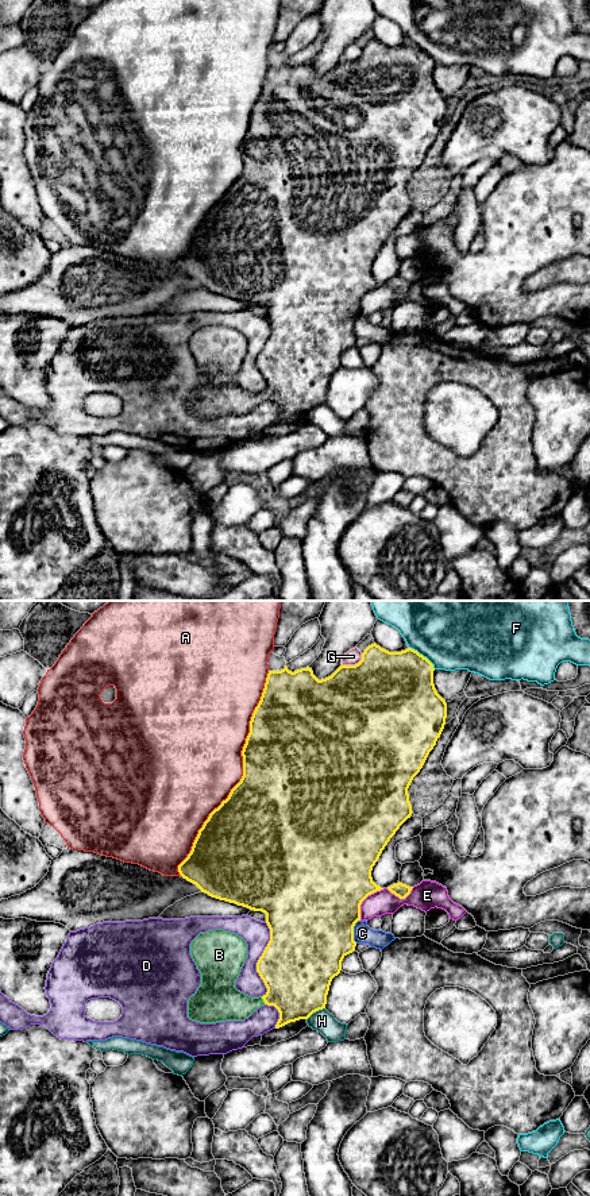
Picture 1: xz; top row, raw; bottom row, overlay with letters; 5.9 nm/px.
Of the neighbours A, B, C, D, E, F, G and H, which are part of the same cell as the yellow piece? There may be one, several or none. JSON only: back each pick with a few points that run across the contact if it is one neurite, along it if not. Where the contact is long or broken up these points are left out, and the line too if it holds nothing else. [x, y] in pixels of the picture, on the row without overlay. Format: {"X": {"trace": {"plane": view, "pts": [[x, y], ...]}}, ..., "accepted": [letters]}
{"B": {"trace": {"plane": "xz", "pts": [[297, 371], [280, 389], [263, 396], [222, 397]]}}, "accepted": ["B"]}

